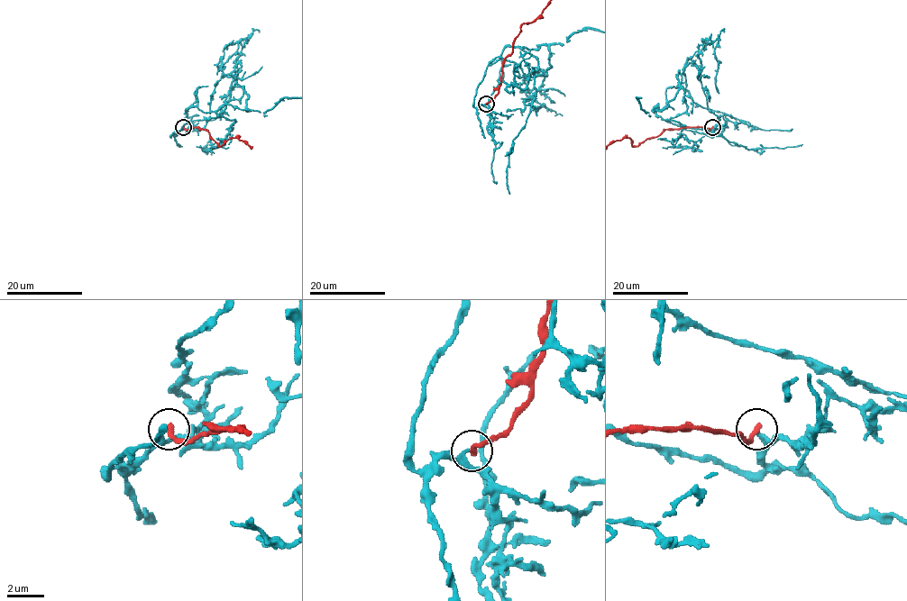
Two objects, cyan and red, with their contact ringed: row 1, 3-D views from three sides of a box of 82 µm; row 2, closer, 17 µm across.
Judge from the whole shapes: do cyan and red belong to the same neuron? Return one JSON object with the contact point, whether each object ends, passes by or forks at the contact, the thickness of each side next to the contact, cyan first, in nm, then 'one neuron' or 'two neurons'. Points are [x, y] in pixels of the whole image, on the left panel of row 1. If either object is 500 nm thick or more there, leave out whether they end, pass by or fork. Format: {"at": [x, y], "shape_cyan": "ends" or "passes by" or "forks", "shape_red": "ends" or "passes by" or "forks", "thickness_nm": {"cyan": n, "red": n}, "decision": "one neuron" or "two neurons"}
{"at": [183, 127], "shape_cyan": "passes by", "shape_red": "ends", "thickness_nm": {"cyan": 170, "red": 320}, "decision": "two neurons"}

